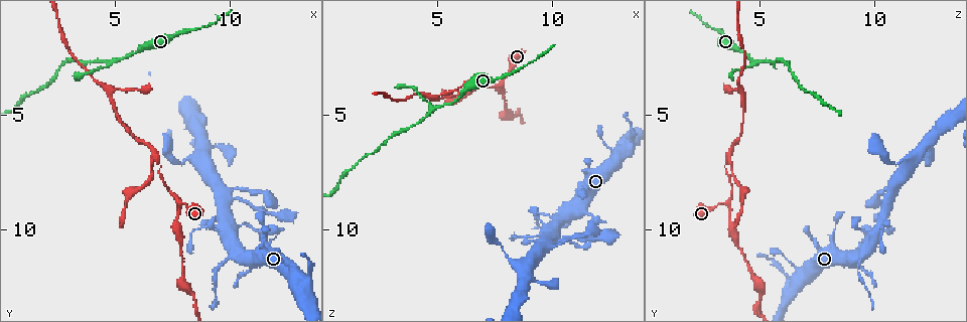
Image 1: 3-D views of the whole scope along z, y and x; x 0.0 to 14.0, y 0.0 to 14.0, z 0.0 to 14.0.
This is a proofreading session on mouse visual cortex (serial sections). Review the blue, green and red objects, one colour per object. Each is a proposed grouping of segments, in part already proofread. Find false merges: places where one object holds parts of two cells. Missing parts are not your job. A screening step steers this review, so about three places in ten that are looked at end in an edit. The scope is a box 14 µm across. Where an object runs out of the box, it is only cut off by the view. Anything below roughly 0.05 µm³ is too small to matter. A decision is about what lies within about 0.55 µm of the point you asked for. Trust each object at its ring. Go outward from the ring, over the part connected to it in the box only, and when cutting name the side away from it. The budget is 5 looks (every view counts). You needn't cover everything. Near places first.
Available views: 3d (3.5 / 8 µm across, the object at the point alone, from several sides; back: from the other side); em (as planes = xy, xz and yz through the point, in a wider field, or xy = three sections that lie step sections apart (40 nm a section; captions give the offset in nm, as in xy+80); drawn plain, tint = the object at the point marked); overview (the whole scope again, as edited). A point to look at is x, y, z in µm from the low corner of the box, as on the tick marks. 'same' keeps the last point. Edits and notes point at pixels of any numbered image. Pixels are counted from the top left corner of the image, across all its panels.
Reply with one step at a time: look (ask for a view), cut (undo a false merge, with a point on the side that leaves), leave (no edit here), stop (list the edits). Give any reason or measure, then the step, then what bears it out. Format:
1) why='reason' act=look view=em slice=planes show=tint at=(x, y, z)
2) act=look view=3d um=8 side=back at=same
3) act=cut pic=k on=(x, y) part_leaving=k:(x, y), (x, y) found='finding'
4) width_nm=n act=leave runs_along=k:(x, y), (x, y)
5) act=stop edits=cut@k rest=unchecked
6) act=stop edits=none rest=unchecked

why='a fork' act=look view=3d um=3.5 at=(7.9, 8.8, 3.7)

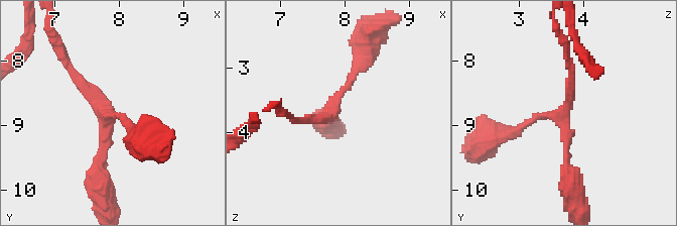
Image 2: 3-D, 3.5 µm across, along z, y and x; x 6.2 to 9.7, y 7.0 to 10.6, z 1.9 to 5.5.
arms=3 arm_widths_nm=150,150,150 act=look view=em slice=xy step=5 show=tint at=(7.85, 8.85, 3.60)

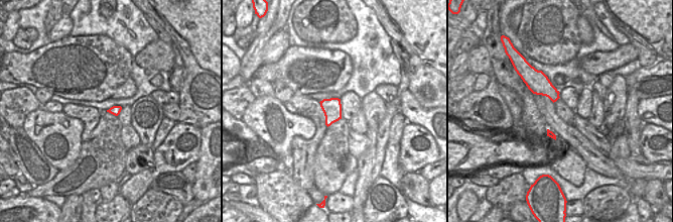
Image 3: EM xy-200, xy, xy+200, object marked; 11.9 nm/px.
act=leave runs_along=2:(140, 131), (109, 116), (69, 64) found='all the same cell'

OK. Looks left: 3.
why='a fork' act=look view=em slice=planes show=tint at=(6.8, 6.9, 3.6)

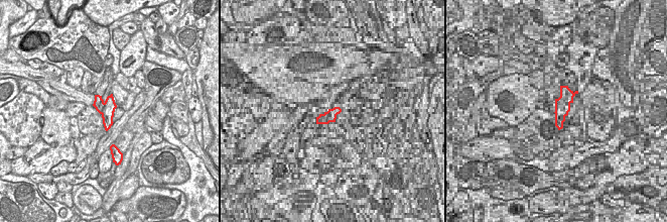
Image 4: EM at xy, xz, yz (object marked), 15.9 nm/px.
why='see where the arms go' act=look view=3d um=3.5 at=same

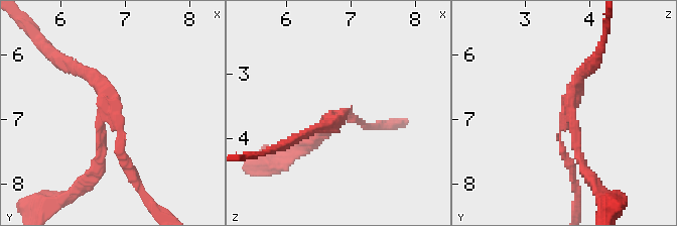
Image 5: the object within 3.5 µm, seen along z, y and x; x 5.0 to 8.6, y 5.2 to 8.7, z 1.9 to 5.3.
act=cut pic=5 on=(101, 159) part_leaving=5:(100, 121), (97, 167), (59, 199) found='a second cell is stuck on'

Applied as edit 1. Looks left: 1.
act=stop edits=cut@5 rest=unchecked

